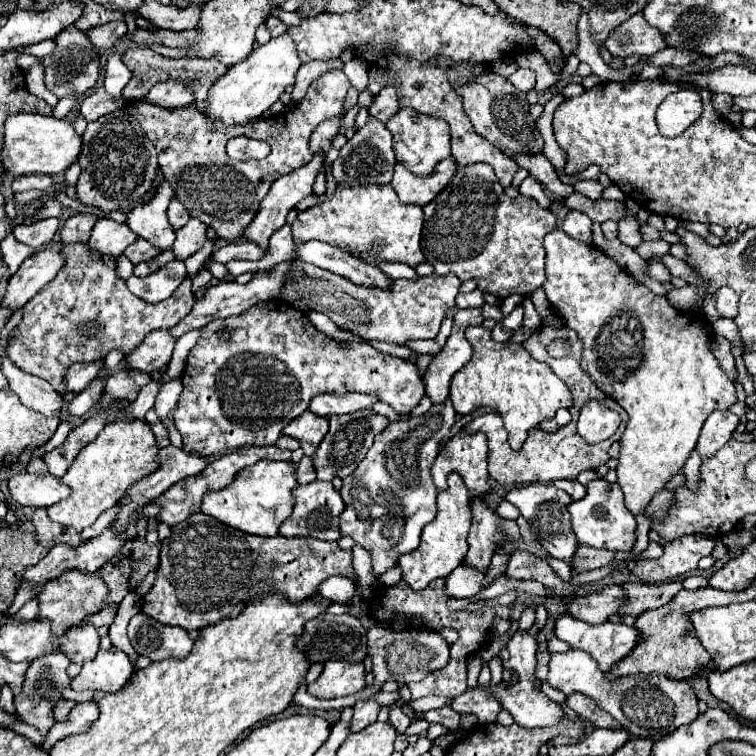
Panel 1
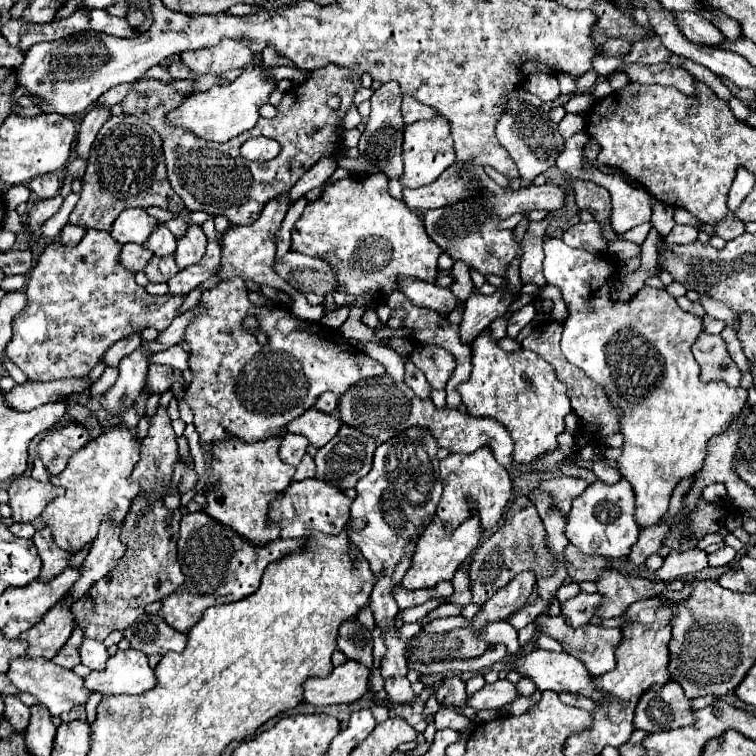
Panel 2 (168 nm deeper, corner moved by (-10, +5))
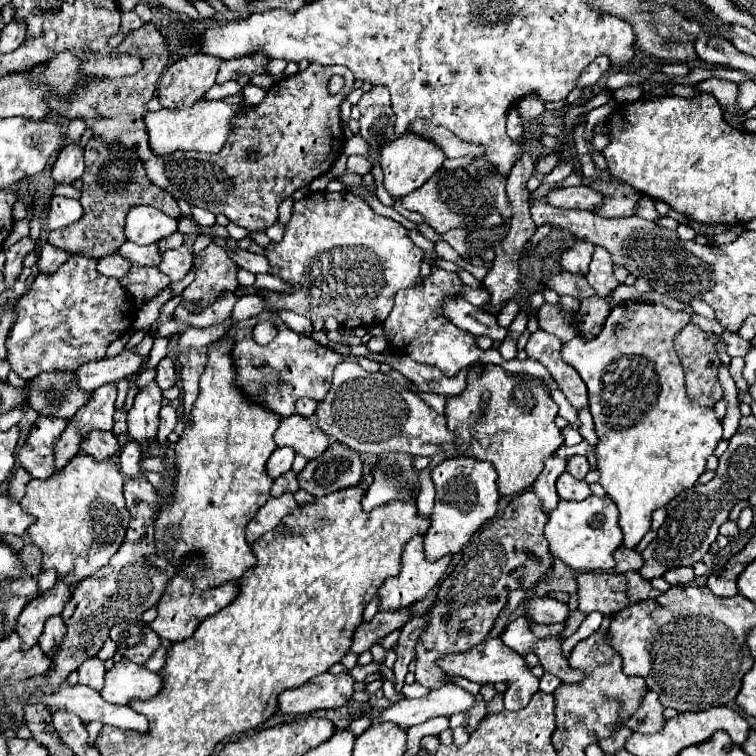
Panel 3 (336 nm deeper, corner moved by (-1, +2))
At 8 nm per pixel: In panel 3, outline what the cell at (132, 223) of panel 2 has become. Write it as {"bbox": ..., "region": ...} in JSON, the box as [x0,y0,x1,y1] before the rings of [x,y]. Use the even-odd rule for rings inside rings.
{"bbox":[125,205,177,245],"region":[[[139,205],[129,211],[125,221],[125,235],[137,245],[151,245],[163,237],[169,237],[177,231],[177,219],[161,213],[159,209]]]}

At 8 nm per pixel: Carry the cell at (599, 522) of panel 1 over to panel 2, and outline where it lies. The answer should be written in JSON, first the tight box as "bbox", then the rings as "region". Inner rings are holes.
{"bbox":[566,478,640,558],"region":[[[620,478],[616,484],[594,482],[590,484],[574,502],[568,514],[566,536],[570,544],[580,548],[584,554],[596,554],[606,558],[620,558],[628,556],[630,548],[638,540],[640,526],[636,522],[636,506],[634,506],[634,492],[628,480]]]}

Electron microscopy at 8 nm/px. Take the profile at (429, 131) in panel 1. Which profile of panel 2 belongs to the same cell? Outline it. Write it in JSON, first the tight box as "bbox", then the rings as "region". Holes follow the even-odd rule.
{"bbox":[400,114,456,188],"region":[[[438,114],[430,120],[418,120],[414,124],[408,124],[404,128],[402,160],[404,160],[404,174],[400,178],[402,186],[418,188],[418,186],[434,182],[448,166],[452,166],[456,162],[456,150],[454,150],[452,138],[450,138],[448,120]]]}

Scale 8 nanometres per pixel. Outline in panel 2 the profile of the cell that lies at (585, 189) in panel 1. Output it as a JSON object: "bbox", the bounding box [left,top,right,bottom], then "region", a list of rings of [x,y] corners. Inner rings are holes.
{"bbox":[564,94,594,114],"region":[[[576,94],[576,96],[572,96],[572,98],[564,104],[564,110],[566,110],[566,112],[582,114],[582,112],[588,112],[588,110],[590,110],[592,102],[594,102],[594,96],[592,96],[592,94]]]}

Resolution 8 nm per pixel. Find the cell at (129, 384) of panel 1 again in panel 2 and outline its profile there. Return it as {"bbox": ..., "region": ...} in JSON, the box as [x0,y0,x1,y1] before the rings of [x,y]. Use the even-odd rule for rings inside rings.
{"bbox":[146,364,172,394],"region":[[[152,364],[146,376],[146,388],[150,394],[162,394],[170,388],[172,384],[172,368],[168,374],[168,366],[160,366],[160,364]]]}

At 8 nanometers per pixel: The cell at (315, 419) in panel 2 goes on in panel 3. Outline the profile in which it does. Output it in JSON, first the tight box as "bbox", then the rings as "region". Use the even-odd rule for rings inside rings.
{"bbox":[275,415,329,459],"region":[[[291,415],[281,419],[279,429],[275,431],[275,443],[277,447],[291,447],[295,453],[315,459],[329,447],[329,437],[313,425],[311,419],[305,419],[301,415]]]}

